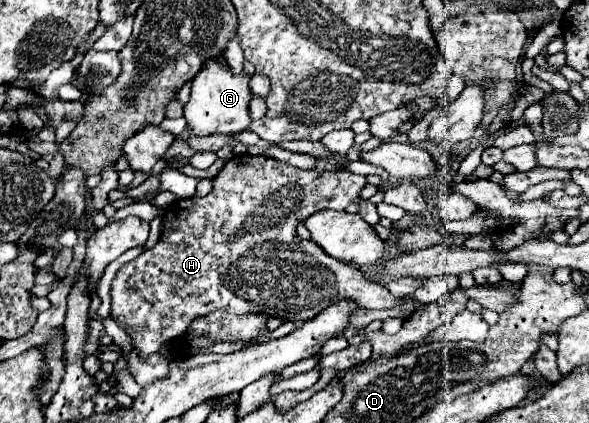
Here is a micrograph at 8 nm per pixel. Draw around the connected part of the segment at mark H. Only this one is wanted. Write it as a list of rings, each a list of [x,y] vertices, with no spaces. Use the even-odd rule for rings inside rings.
[[[252,154],[230,158],[212,180],[212,192],[202,198],[195,196],[178,200],[174,208],[176,216],[172,216],[172,206],[168,206],[158,244],[144,250],[138,258],[118,270],[110,290],[110,316],[130,334],[138,354],[148,358],[148,354],[160,352],[162,344],[182,336],[194,318],[206,316],[214,310],[224,310],[238,316],[264,312],[268,316],[280,316],[292,322],[306,322],[342,298],[354,298],[358,306],[376,310],[386,310],[406,302],[410,296],[390,294],[386,286],[364,278],[362,270],[338,262],[320,246],[314,242],[304,242],[296,234],[296,226],[310,214],[324,208],[344,210],[350,202],[360,198],[360,190],[366,184],[366,176],[352,174],[348,170],[300,170],[274,158]]]

